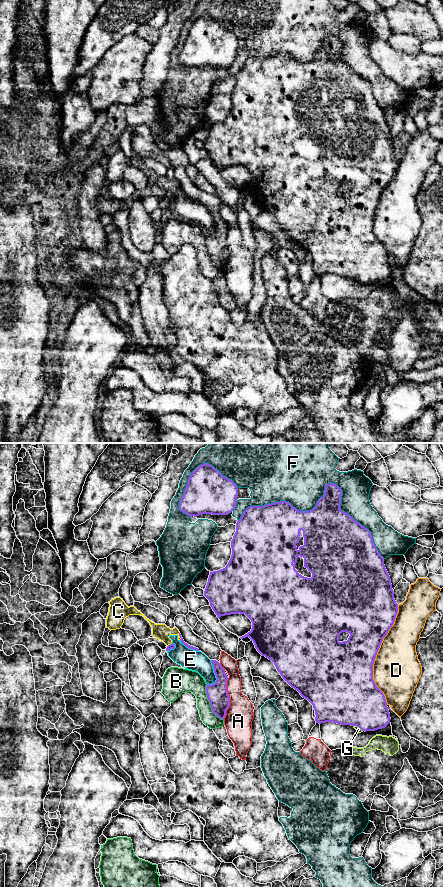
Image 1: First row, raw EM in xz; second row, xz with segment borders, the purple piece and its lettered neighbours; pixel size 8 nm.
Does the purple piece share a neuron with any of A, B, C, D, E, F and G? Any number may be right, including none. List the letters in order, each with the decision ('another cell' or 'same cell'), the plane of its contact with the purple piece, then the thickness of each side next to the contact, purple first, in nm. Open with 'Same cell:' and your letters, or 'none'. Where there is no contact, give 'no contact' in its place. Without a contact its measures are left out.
Same cell: none
A: another cell; contact in xz; calibres 170 and 220 nm
B: another cell; contact in xz; calibres 170 and 180 nm
C: another cell; contact in xz; calibres 30 and 130 nm
D: another cell; contact in xz; calibres 400 and 380 nm
E: another cell; contact in xz; calibres 170 and 170 nm
F: another cell; contact in xz; calibres 300 and 440 nm
G: another cell; contact in xz; calibres 460 and 40 nm

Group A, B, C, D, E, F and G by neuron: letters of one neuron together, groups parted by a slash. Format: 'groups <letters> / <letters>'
groups A / B / C E G / D / F

